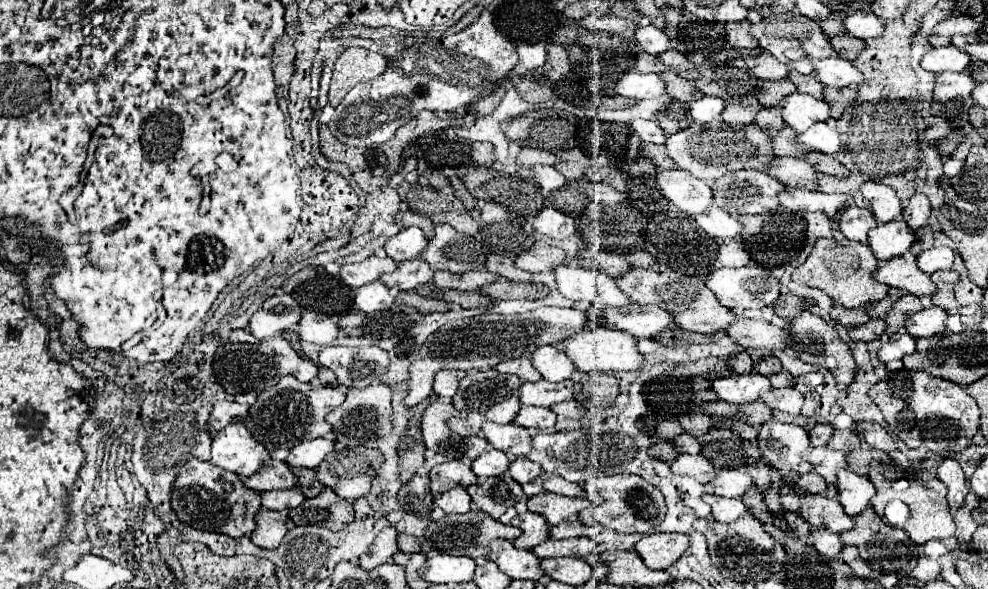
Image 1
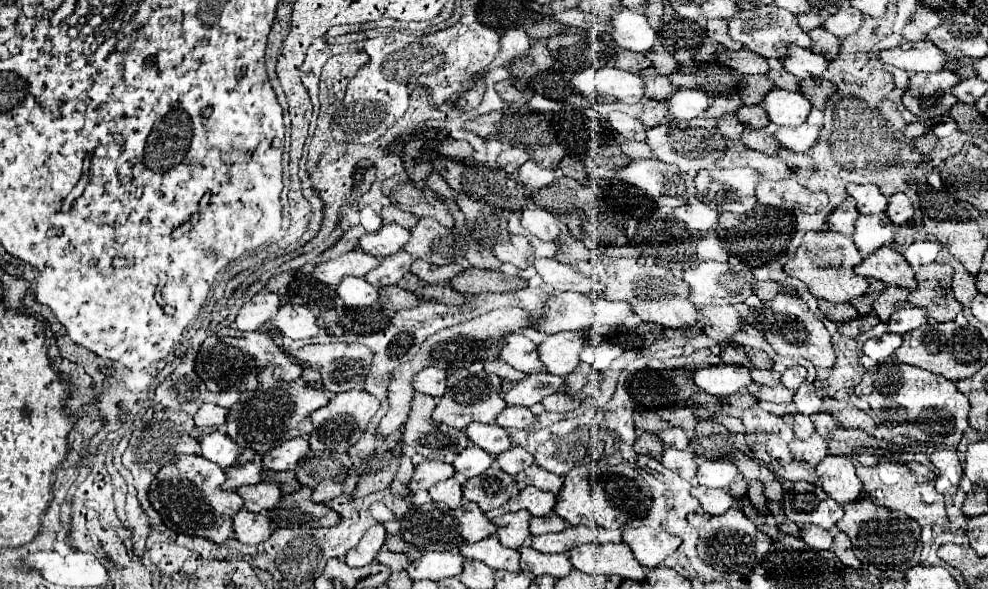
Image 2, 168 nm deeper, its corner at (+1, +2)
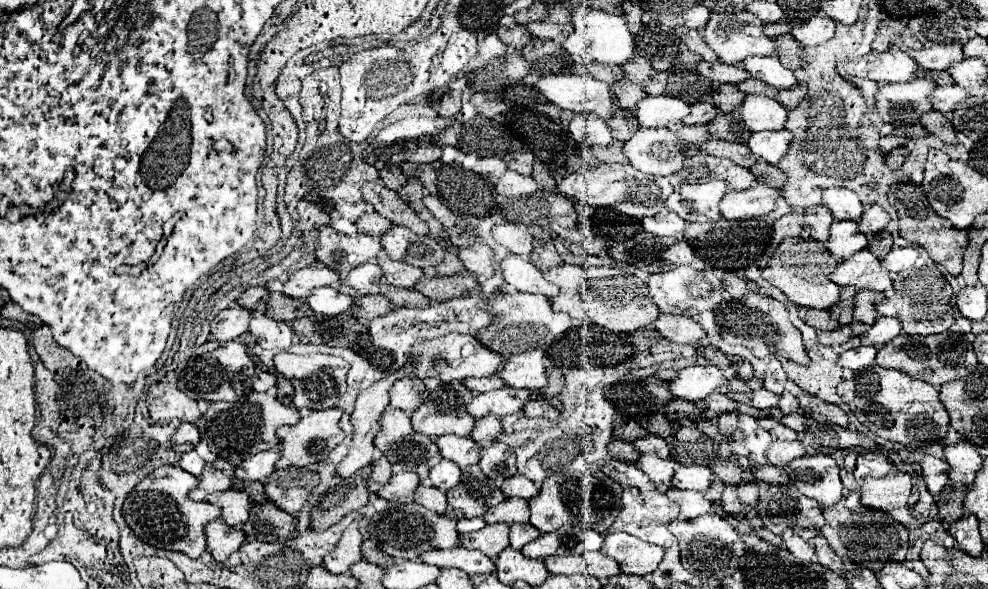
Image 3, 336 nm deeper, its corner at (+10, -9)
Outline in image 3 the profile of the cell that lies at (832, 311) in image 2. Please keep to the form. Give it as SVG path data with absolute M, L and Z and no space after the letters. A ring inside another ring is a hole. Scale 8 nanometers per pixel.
M798 308L800 312L800 318L816 328L816 330L822 330L822 332L830 332L830 330L840 330L840 324L836 320L832 320L830 312L828 310L814 310L814 308Z

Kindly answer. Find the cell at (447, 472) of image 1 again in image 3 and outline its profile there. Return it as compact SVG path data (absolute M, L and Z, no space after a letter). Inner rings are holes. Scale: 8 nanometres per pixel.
M400 472L400 474L394 474L384 488L378 490L378 496L386 500L404 500L418 486L420 486L420 476L416 472Z

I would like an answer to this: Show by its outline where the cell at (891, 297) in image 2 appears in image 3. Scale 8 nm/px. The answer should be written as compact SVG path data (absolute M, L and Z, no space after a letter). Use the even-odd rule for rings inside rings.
M860 290L854 298L854 318L864 322L864 324L874 324L874 320L878 318L876 314L876 304L886 298L884 294L876 294L870 290Z

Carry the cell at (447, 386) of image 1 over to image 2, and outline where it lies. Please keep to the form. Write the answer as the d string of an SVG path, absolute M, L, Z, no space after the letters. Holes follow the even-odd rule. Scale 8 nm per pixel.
M427 367L415 375L411 385L413 385L415 393L423 393L423 395L431 395L431 397L443 397L445 377L447 377L445 371L437 369L437 367Z

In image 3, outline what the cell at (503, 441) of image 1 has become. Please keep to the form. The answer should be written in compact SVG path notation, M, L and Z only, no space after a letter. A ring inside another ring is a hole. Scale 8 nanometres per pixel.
M440 436L436 440L440 454L446 460L456 462L460 468L478 464L478 456L480 456L480 444L470 440L470 438L460 438L460 436Z

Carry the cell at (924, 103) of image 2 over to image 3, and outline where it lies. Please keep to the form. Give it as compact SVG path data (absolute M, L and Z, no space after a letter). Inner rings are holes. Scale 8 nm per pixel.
M916 78L906 84L886 84L880 88L876 98L876 108L884 122L898 126L920 124L920 118L926 112L932 112L930 92L936 84L932 80Z

